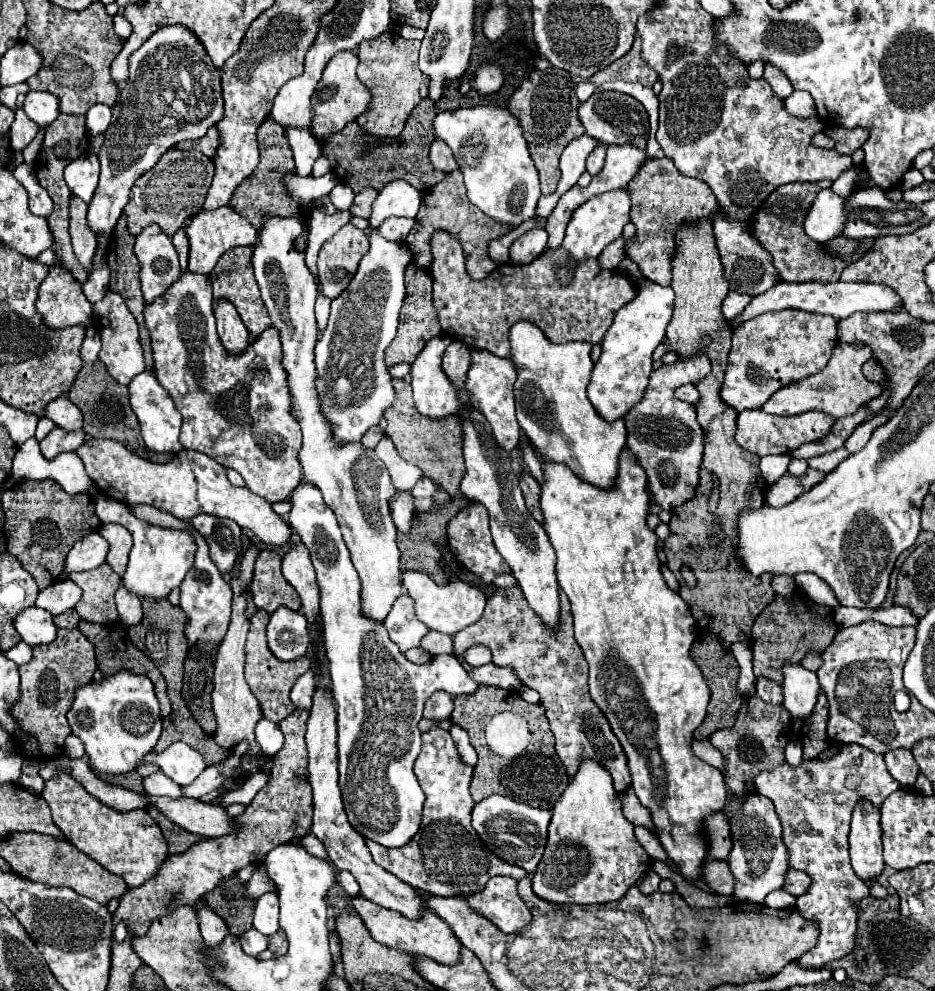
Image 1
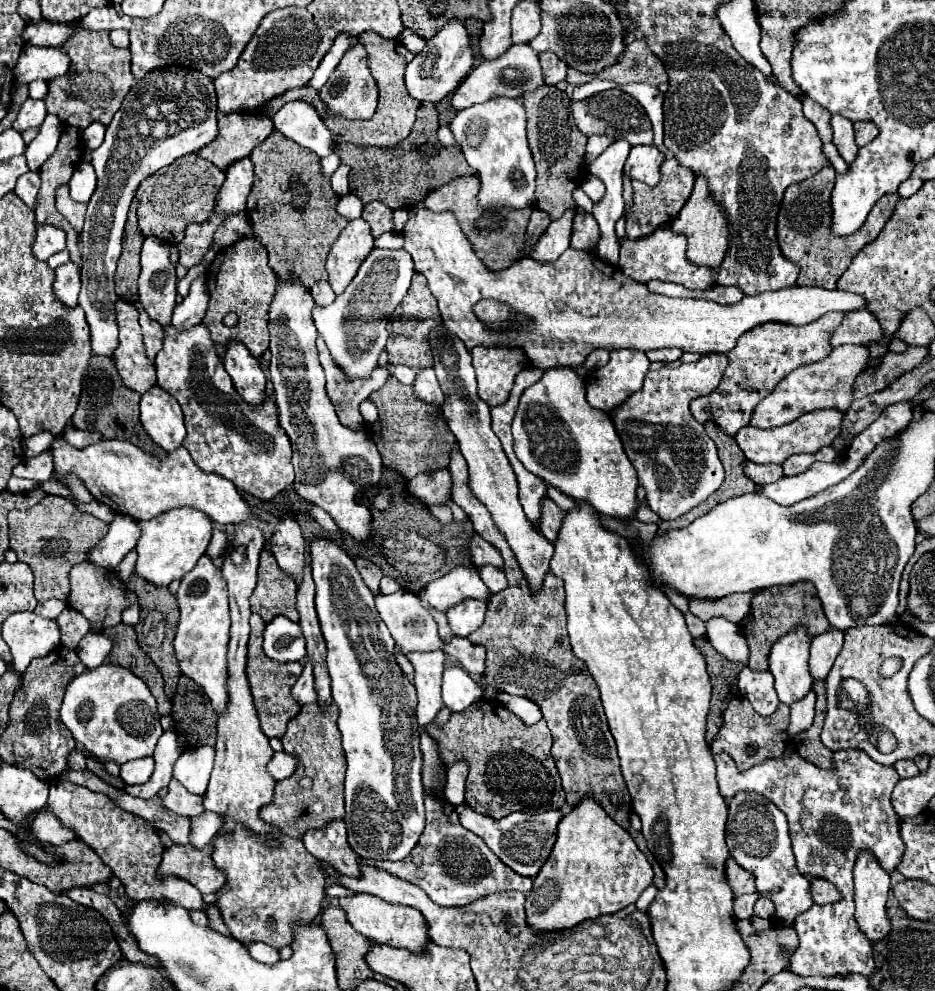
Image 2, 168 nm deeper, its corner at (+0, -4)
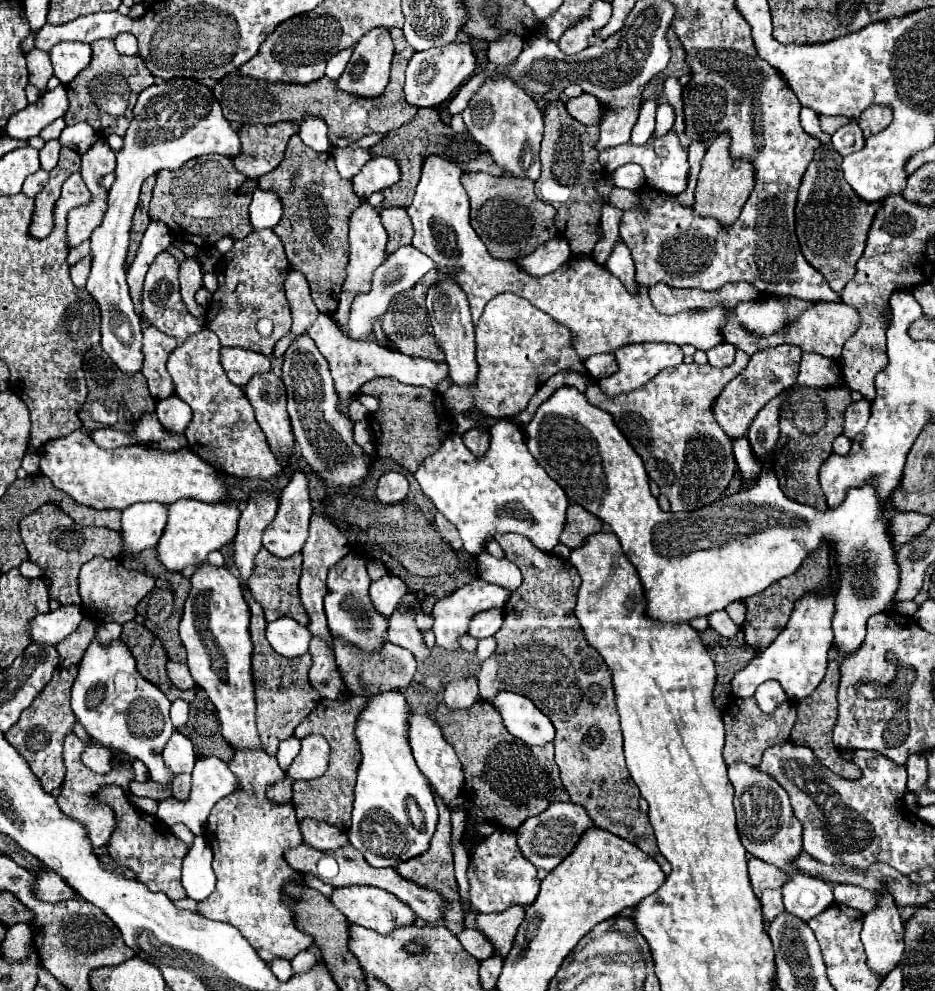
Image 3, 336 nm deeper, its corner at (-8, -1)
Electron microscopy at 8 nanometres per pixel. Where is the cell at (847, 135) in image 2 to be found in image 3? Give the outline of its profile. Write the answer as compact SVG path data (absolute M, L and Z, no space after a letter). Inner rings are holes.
M850 120L848 124L844 124L834 136L832 136L832 146L842 154L854 154L858 150L864 148L864 136L860 132L860 126L856 120Z

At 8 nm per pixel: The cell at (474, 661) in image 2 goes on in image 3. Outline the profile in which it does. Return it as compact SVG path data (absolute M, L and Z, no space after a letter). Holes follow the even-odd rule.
M482 638L482 640L478 642L478 648L476 648L478 660L480 660L480 662L488 660L488 656L492 656L494 648L496 648L496 640L494 640L494 638Z

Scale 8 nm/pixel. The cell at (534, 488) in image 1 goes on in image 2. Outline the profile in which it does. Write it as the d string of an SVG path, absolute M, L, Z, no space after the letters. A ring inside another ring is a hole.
M544 499L542 507L544 507L544 515L542 515L542 521L540 521L540 533L550 543L554 543L556 537L558 537L558 531L560 531L560 525L562 525L562 519L564 519L566 513L552 499Z

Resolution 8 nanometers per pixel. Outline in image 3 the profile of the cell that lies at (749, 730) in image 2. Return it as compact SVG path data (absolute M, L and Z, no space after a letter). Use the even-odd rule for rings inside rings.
M738 698L730 712L722 716L726 728L726 744L724 744L724 760L728 766L744 760L746 764L756 766L762 760L762 752L774 744L790 742L790 730L796 722L796 704L784 702L772 714L764 714L754 698Z

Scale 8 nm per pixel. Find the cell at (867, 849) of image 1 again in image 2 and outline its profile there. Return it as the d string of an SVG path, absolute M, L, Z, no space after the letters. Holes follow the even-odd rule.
M860 851L860 859L854 867L854 889L856 889L856 923L870 943L880 943L892 923L886 915L886 899L890 891L890 875L882 871L880 863Z

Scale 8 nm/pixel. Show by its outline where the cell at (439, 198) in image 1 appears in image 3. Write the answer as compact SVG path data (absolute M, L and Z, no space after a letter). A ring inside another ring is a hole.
M466 172L462 174L462 184L470 198L472 228L486 244L490 256L500 260L516 260L520 256L532 254L540 244L558 234L554 226L556 210L536 196L532 180L512 176L496 178L484 172Z

